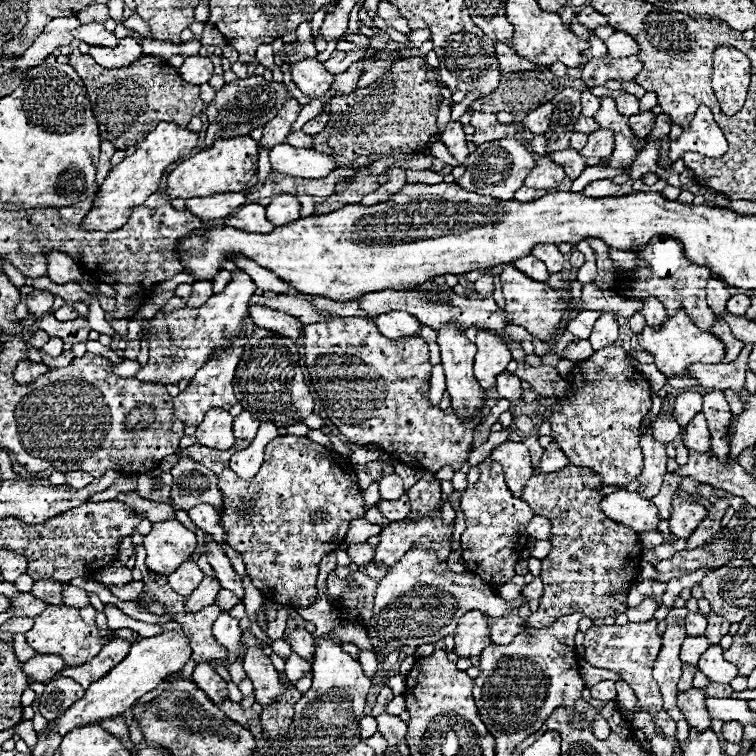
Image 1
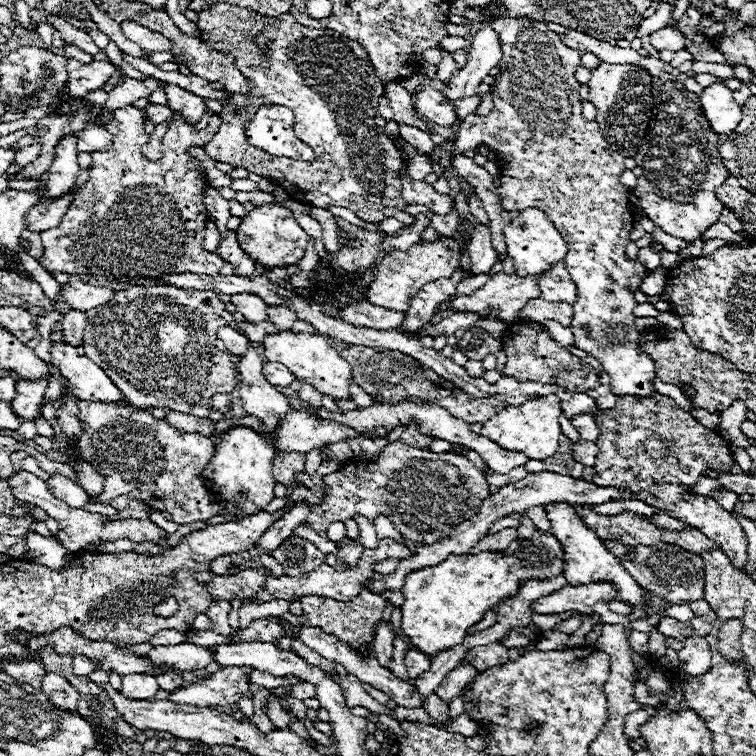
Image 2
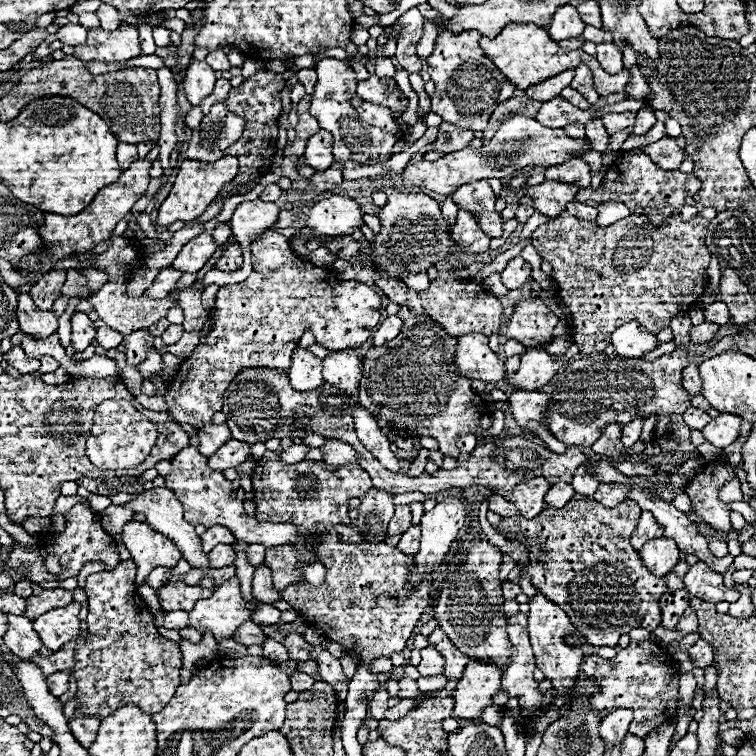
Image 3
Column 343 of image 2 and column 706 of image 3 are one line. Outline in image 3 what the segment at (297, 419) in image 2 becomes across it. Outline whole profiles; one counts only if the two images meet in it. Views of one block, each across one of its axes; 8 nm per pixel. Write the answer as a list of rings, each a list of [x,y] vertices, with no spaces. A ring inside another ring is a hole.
[[[720,414],[716,416],[704,430],[704,438],[714,444],[716,448],[726,448],[728,444],[732,444],[736,438],[738,438],[738,432],[740,432],[740,416],[736,414]]]

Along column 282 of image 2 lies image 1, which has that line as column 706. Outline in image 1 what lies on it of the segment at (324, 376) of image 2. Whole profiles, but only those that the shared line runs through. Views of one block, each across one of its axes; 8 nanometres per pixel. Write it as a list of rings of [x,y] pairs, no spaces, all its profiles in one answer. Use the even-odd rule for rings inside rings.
[[[680,310],[676,316],[670,316],[668,322],[660,330],[644,328],[638,336],[638,342],[646,352],[654,356],[654,364],[666,378],[684,378],[688,376],[688,368],[696,362],[704,364],[720,364],[724,358],[724,342],[714,338],[714,334],[702,332],[692,324],[692,320]]]

